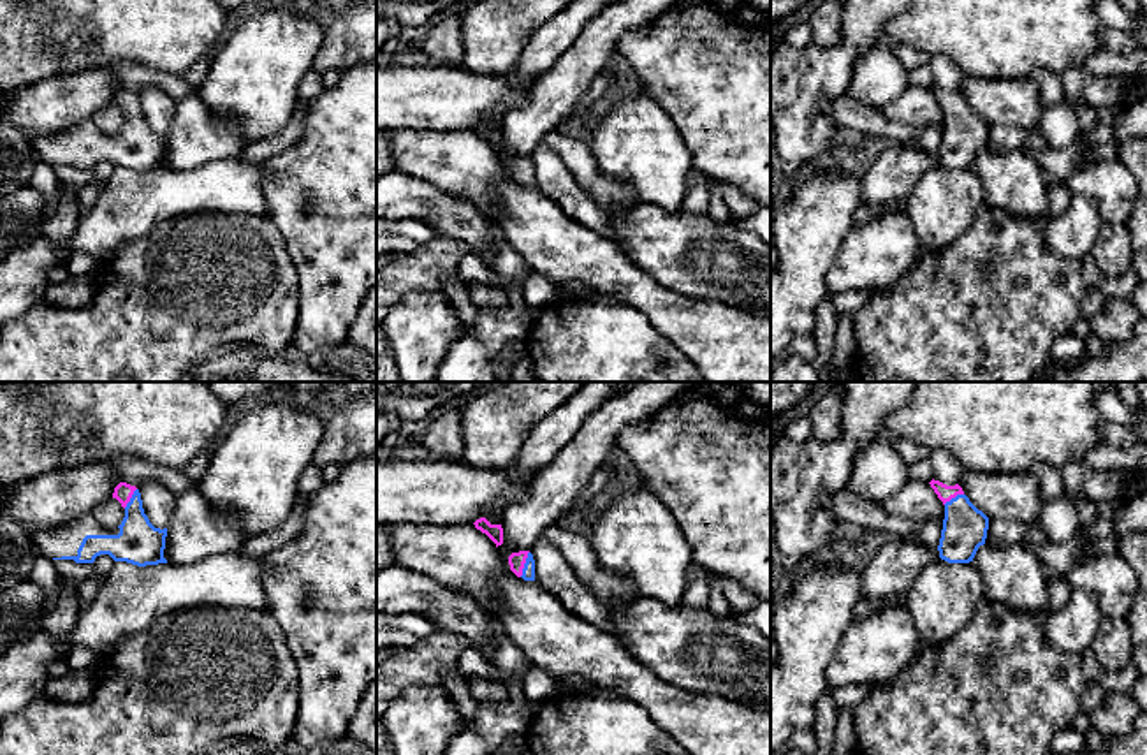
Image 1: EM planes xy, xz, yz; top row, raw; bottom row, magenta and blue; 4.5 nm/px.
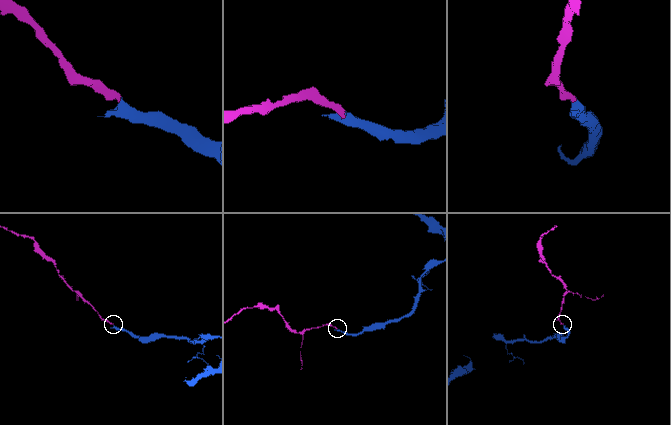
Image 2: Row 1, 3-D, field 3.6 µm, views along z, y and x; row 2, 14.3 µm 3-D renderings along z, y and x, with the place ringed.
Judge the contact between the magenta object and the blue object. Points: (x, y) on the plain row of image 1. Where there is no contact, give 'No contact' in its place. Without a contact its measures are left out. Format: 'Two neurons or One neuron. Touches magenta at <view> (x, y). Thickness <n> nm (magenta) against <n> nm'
One neuron. Touches magenta at xz (525, 168). Thickness 80 nm (magenta) against 60 nm

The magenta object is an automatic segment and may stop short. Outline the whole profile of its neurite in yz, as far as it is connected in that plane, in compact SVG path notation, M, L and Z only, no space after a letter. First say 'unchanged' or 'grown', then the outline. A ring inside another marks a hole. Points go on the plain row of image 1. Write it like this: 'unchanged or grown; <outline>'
grown; M934 84L929 90L945 111L939 164L948 169L973 167L985 150L989 123L969 107L959 90L946 92Z

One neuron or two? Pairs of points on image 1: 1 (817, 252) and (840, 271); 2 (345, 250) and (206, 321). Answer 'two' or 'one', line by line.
1: two
2: two

